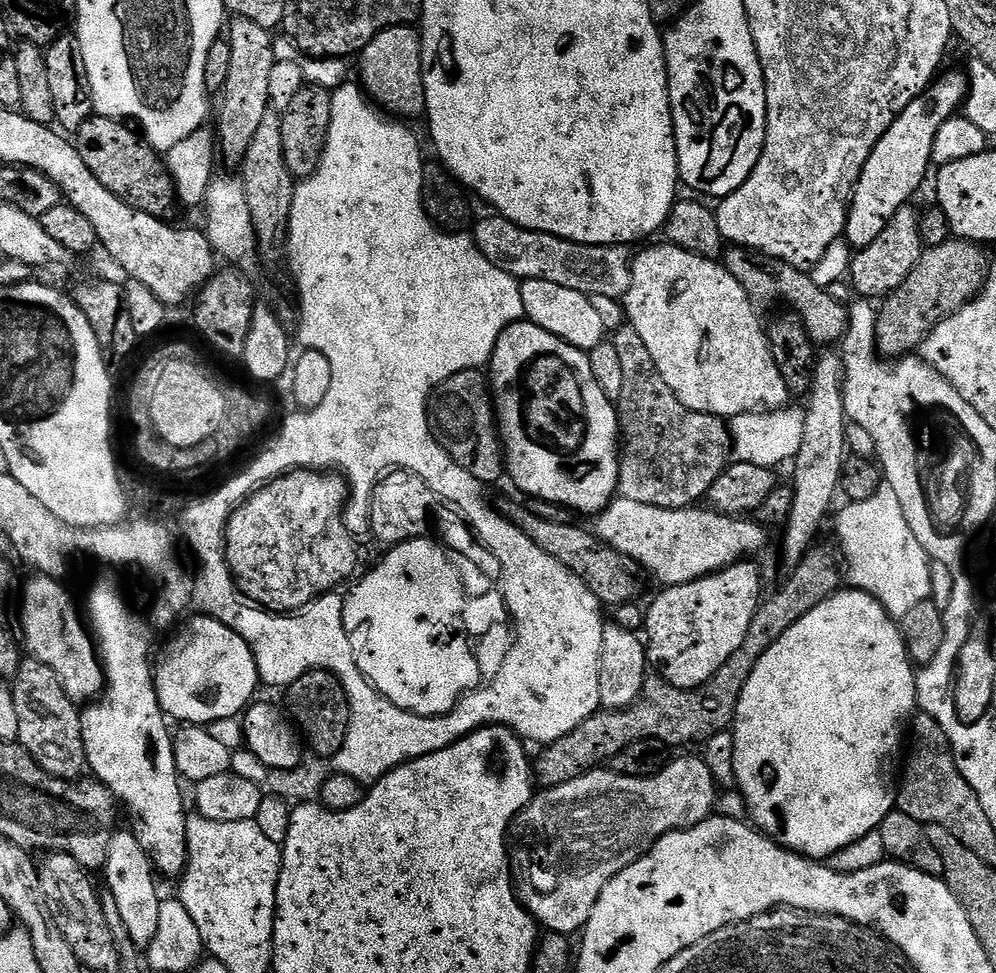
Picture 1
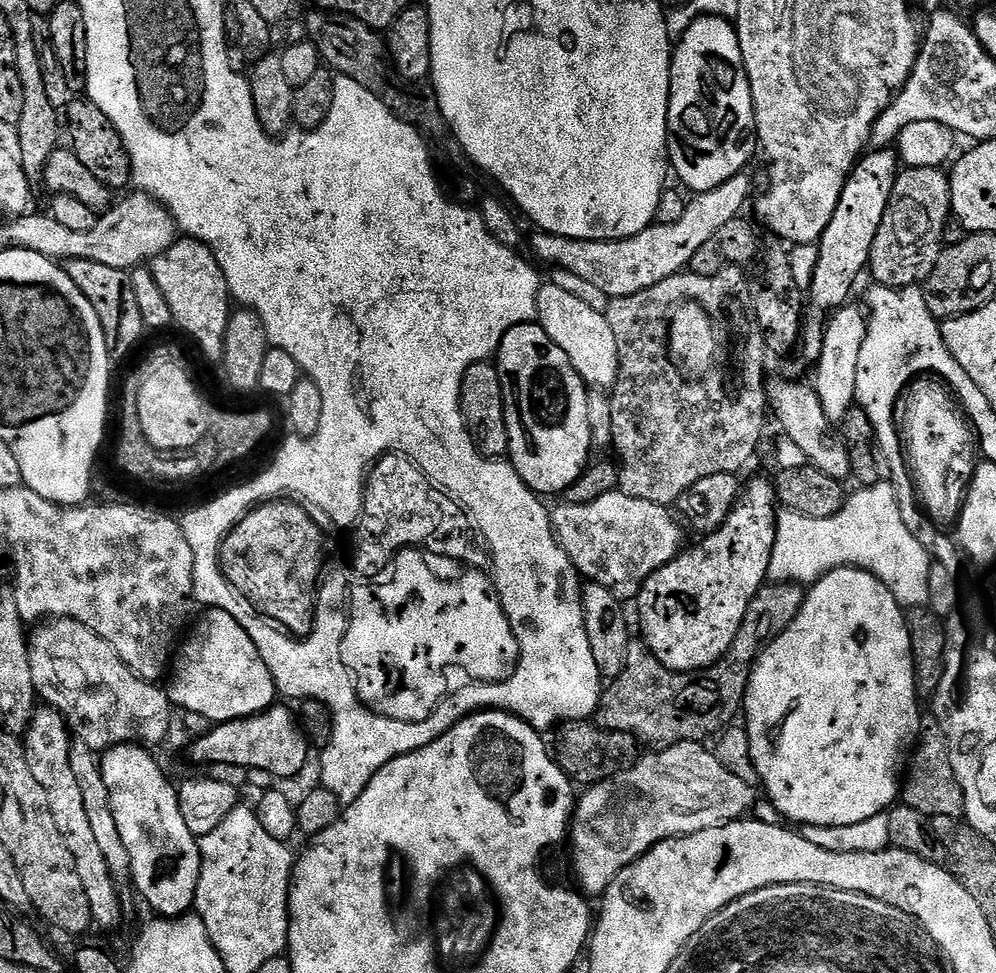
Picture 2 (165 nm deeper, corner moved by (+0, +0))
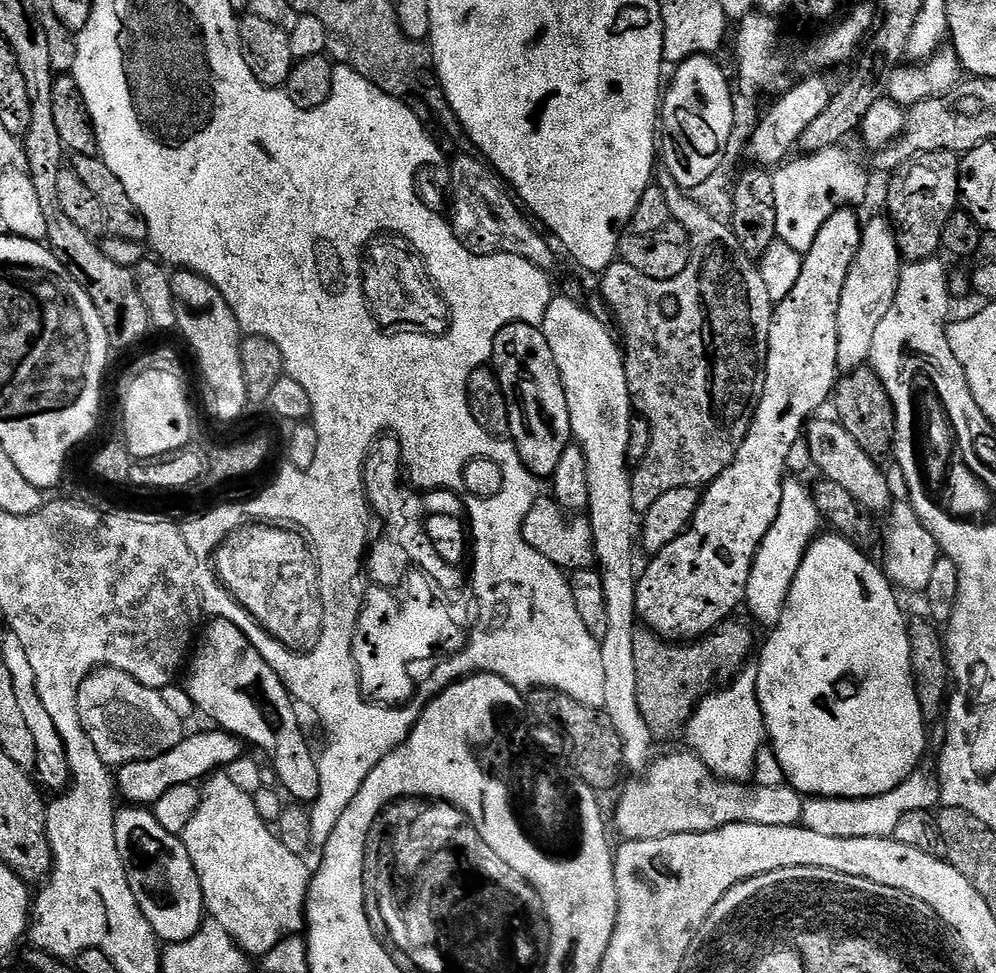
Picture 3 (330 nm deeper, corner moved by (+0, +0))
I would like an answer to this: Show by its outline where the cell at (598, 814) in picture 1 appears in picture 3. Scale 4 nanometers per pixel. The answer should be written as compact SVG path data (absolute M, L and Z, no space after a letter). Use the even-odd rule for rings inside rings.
M684 750L684 753L672 752L669 756L657 755L655 759L649 763L643 774L632 778L628 785L623 785L624 793L620 796L620 801L616 804L616 828L621 832L624 840L653 840L654 838L662 838L663 836L673 836L674 834L682 834L683 832L709 832L715 828L722 828L726 824L757 824L758 826L797 826L802 818L802 808L804 806L805 797L797 792L791 784L787 782L779 782L780 784L752 784L753 782L729 782L721 780L700 760L699 756L691 750Z

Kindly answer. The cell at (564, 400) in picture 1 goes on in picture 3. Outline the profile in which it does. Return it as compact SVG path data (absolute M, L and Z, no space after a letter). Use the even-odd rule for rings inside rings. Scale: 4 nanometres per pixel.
M507 324L492 343L491 363L506 398L510 439L522 462L533 477L552 477L573 434L566 390L554 354L550 354L550 342L546 342L543 331L535 324Z

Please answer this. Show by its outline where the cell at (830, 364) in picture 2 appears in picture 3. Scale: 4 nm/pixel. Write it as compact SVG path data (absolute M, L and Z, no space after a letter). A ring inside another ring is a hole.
M880 216L863 225L862 242L850 266L850 274L846 274L846 286L842 286L842 302L838 302L838 369L844 374L869 363L874 330L878 330L882 318L886 318L886 310L890 310L898 290L902 267L900 247L891 220Z

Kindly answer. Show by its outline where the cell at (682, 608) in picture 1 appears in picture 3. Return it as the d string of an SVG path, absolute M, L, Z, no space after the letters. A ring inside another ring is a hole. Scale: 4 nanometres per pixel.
M844 207L827 218L810 250L803 253L798 282L794 282L790 294L786 294L786 298L772 309L762 398L734 462L730 462L719 478L703 489L700 505L688 529L674 538L670 546L655 553L651 557L652 565L639 573L636 615L643 627L652 629L665 640L691 642L707 636L729 619L739 604L741 607L745 603L756 551L766 538L774 518L778 518L786 487L784 471L792 456L792 447L799 440L801 443L806 421L815 417L819 413L816 411L833 399L838 379L838 302L842 302L842 286L846 286L846 274L850 274L850 266L862 242L862 220L854 212L851 207Z

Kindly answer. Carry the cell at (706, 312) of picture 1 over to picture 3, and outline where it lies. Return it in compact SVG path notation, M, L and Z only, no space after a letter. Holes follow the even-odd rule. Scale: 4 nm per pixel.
M813 419L806 428L808 456L816 463L819 475L830 482L838 482L838 486L843 486L859 502L861 509L882 511L881 513L887 511L891 507L894 495L892 496L887 476L880 470L882 468L867 456L838 419L820 419Z

